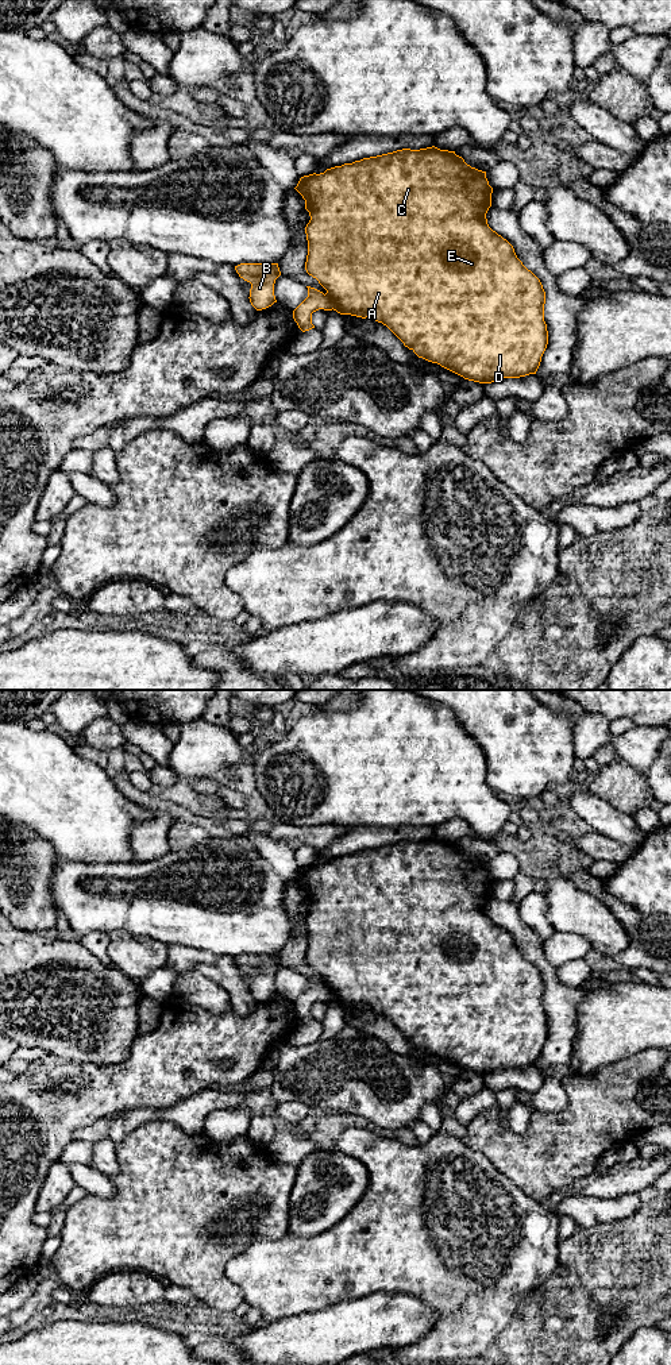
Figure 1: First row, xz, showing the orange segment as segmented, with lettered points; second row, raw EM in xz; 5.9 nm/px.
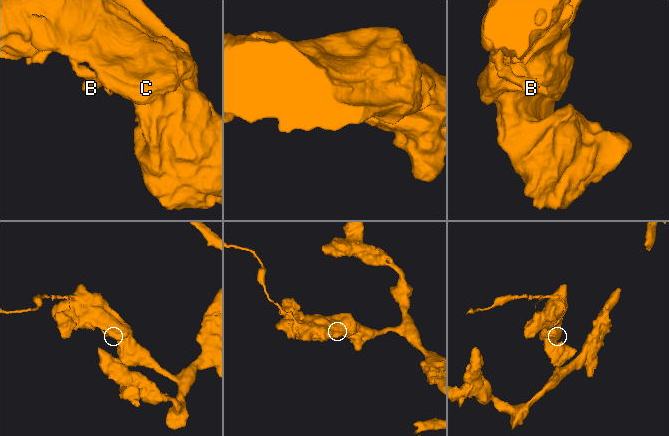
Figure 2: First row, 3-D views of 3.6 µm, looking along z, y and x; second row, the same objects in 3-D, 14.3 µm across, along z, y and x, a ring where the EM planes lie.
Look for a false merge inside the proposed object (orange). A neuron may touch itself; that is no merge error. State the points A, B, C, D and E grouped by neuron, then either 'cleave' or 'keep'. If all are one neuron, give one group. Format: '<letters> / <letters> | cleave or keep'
A C D E / B | cleave

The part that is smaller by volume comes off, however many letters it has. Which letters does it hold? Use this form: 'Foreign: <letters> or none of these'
Foreign: B

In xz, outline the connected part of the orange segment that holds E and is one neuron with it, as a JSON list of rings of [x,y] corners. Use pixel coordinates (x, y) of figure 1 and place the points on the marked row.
[[[435,146],[420,150],[402,149],[335,166],[320,174],[304,176],[294,189],[305,200],[305,209],[311,216],[305,227],[308,240],[305,270],[327,290],[325,296],[333,302],[333,311],[382,323],[419,358],[437,363],[468,381],[491,383],[500,378],[536,374],[548,344],[544,321],[545,292],[540,279],[517,258],[513,246],[487,224],[486,213],[491,207],[493,188],[489,185],[486,171],[471,167],[455,151]]]

